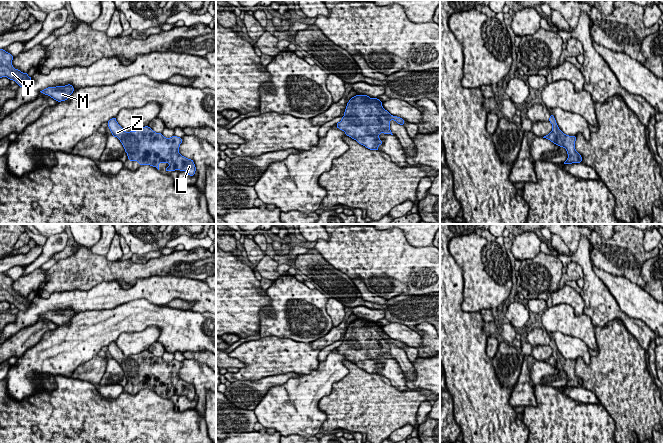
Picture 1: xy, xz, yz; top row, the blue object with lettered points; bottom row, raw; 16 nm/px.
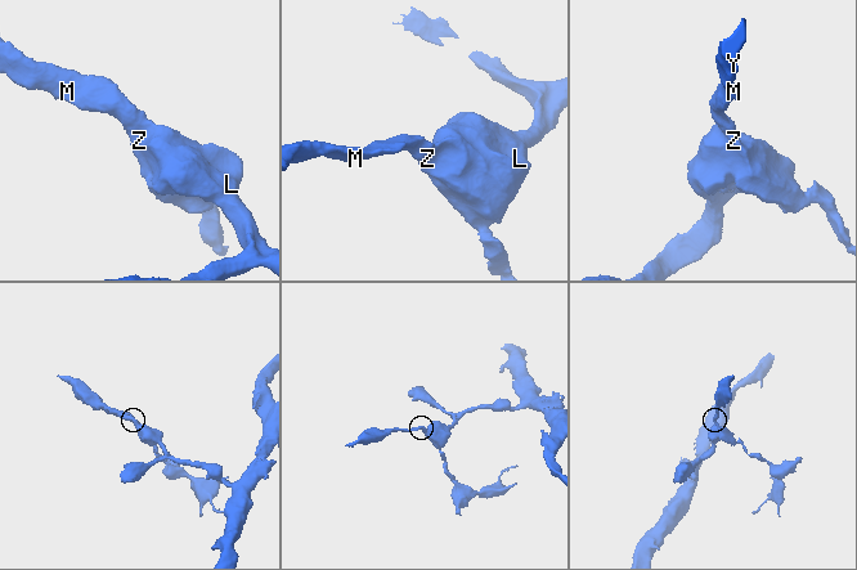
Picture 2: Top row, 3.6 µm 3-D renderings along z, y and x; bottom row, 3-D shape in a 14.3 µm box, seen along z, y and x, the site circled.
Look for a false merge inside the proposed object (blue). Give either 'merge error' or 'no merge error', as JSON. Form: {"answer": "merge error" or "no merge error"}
{"answer": "no merge error"}

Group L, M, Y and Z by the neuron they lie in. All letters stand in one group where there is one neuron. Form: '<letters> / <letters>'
L M Y Z

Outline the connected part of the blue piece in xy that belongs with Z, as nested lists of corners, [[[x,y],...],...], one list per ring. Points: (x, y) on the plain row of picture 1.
[[[116,341],[110,343],[108,351],[114,361],[122,367],[128,384],[136,384],[141,390],[150,389],[160,395],[160,387],[169,387],[167,395],[186,395],[189,400],[194,400],[196,391],[194,385],[182,380],[179,371],[182,362],[176,359],[166,362],[162,357],[156,357],[149,350],[136,355],[125,356],[116,345]]]

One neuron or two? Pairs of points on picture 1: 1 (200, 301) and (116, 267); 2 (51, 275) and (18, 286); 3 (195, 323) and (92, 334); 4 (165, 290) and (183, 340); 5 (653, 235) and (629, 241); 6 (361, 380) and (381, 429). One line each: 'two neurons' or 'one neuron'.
1: two neurons
2: two neurons
3: one neuron
4: two neurons
5: two neurons
6: one neuron

